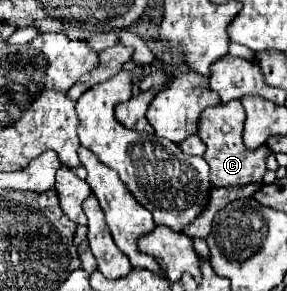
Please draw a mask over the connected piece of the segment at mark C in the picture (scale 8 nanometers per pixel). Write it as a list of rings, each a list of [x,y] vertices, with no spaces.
[[[231,100],[227,104],[217,104],[213,108],[203,110],[199,118],[199,128],[197,136],[203,140],[207,146],[205,150],[205,160],[211,166],[211,186],[245,186],[245,184],[261,184],[263,174],[267,172],[265,160],[271,154],[267,146],[249,150],[243,144],[243,120],[245,120],[245,110],[239,100]]]

